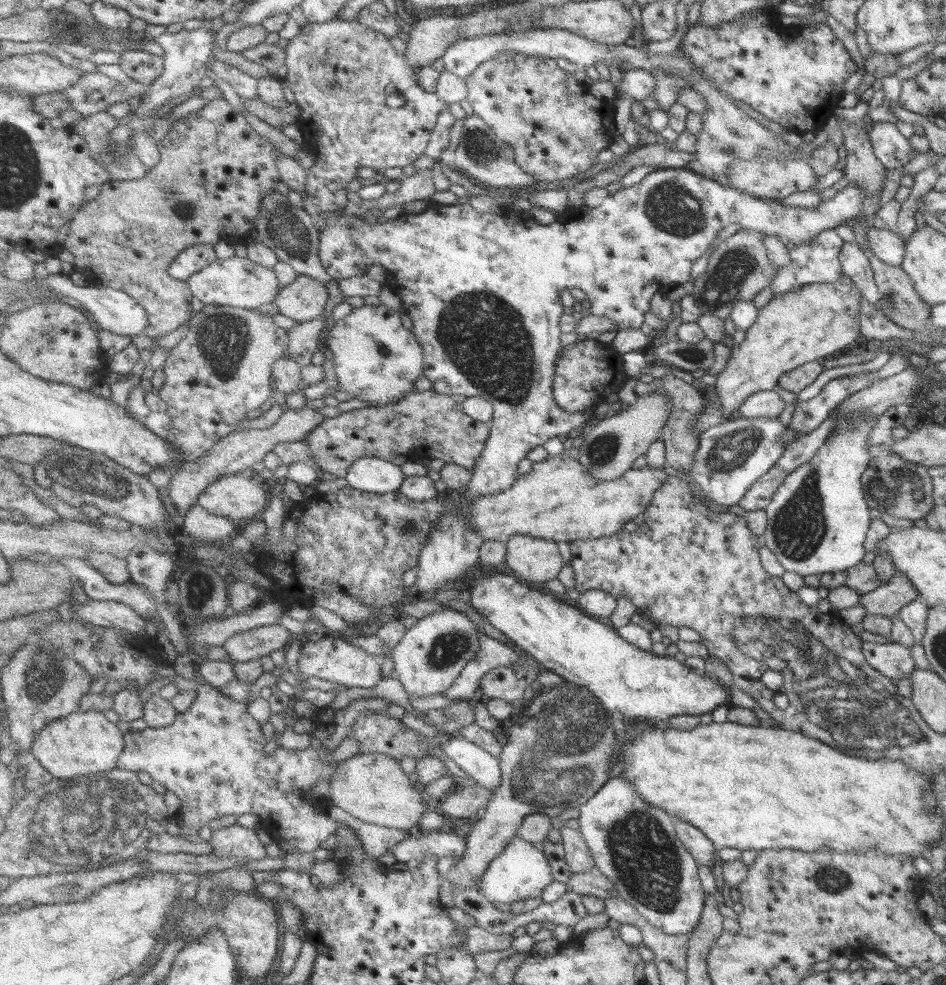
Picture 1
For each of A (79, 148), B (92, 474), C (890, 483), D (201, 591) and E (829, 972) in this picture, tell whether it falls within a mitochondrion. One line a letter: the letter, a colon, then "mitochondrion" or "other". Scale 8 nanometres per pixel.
A: other
B: mitochondrion
C: mitochondrion
D: mitochondrion
E: other

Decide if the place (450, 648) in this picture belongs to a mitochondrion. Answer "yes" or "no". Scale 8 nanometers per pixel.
yes

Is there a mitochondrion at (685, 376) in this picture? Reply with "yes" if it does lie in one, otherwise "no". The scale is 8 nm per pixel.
no

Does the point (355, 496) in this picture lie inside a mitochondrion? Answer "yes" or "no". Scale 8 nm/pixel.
no

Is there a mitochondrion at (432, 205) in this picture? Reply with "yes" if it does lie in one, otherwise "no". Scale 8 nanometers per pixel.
no

